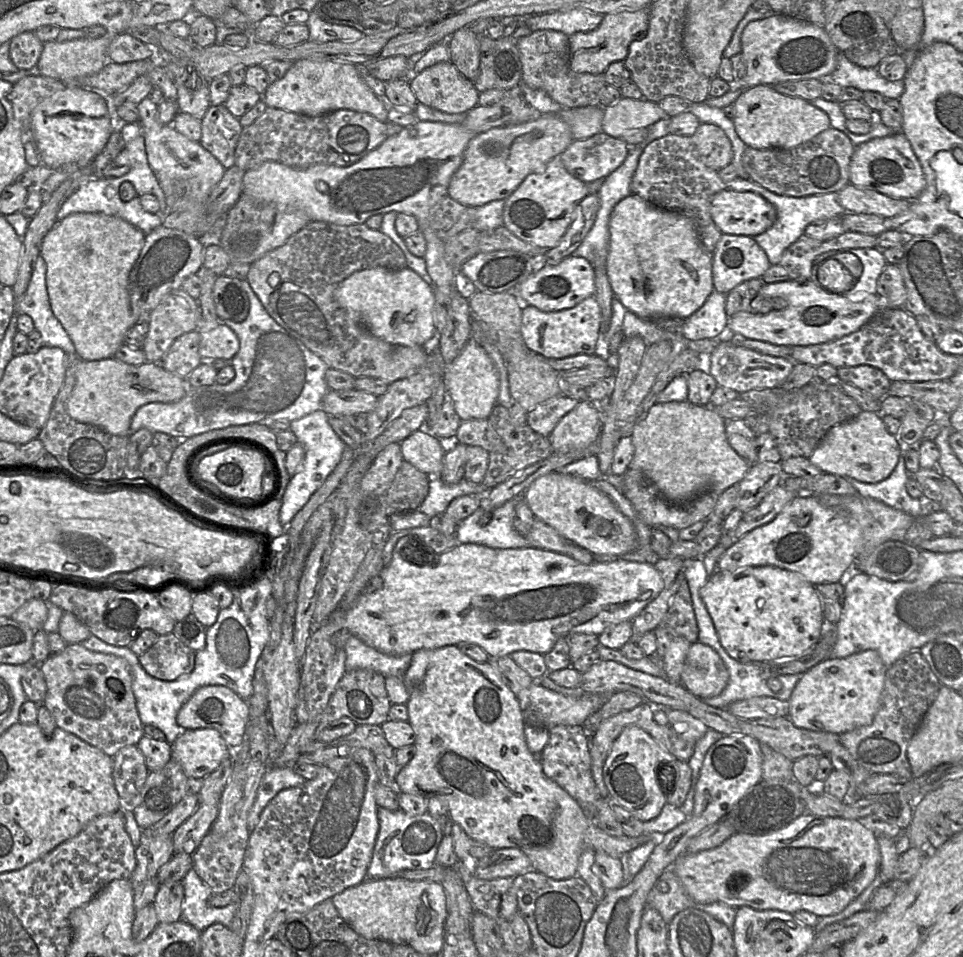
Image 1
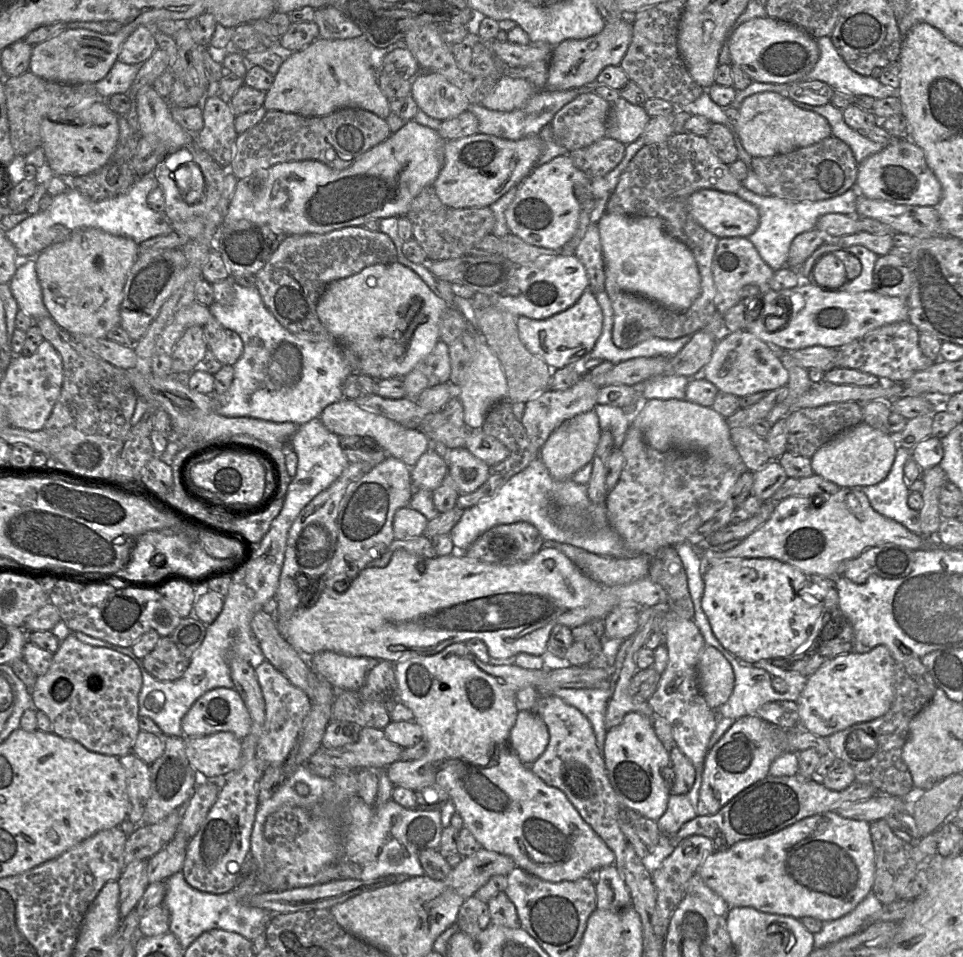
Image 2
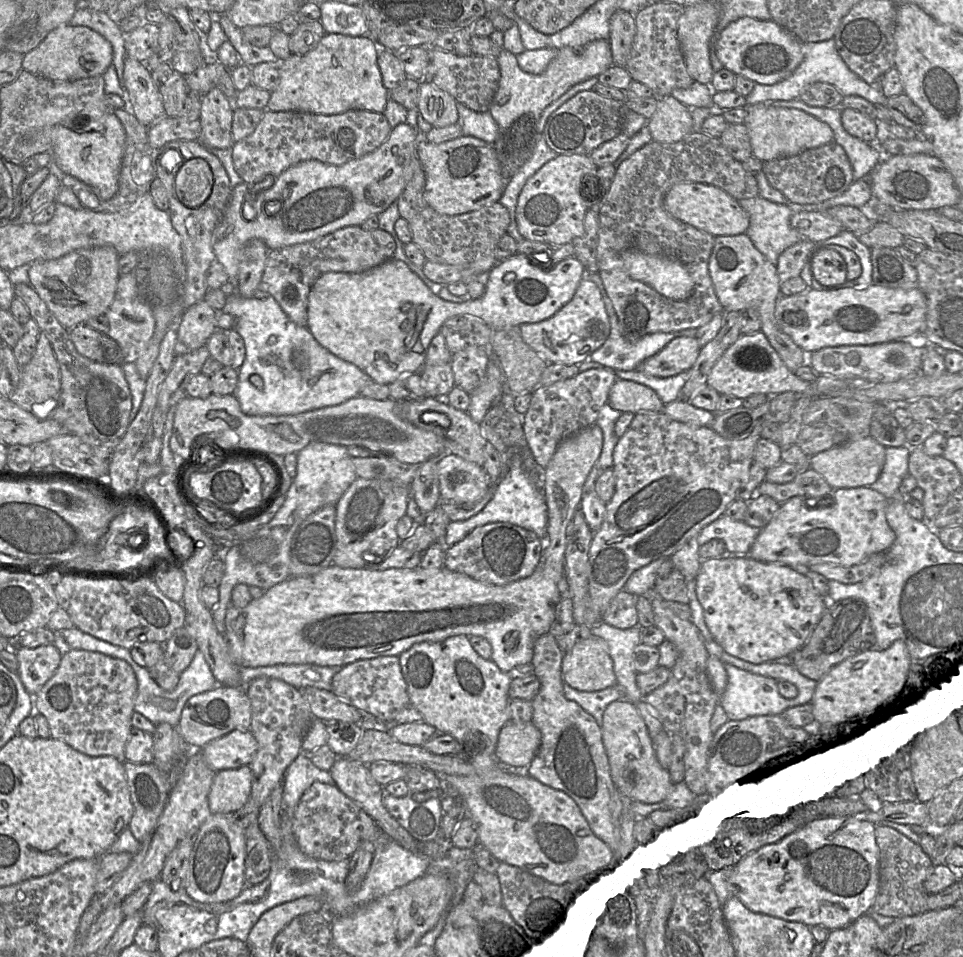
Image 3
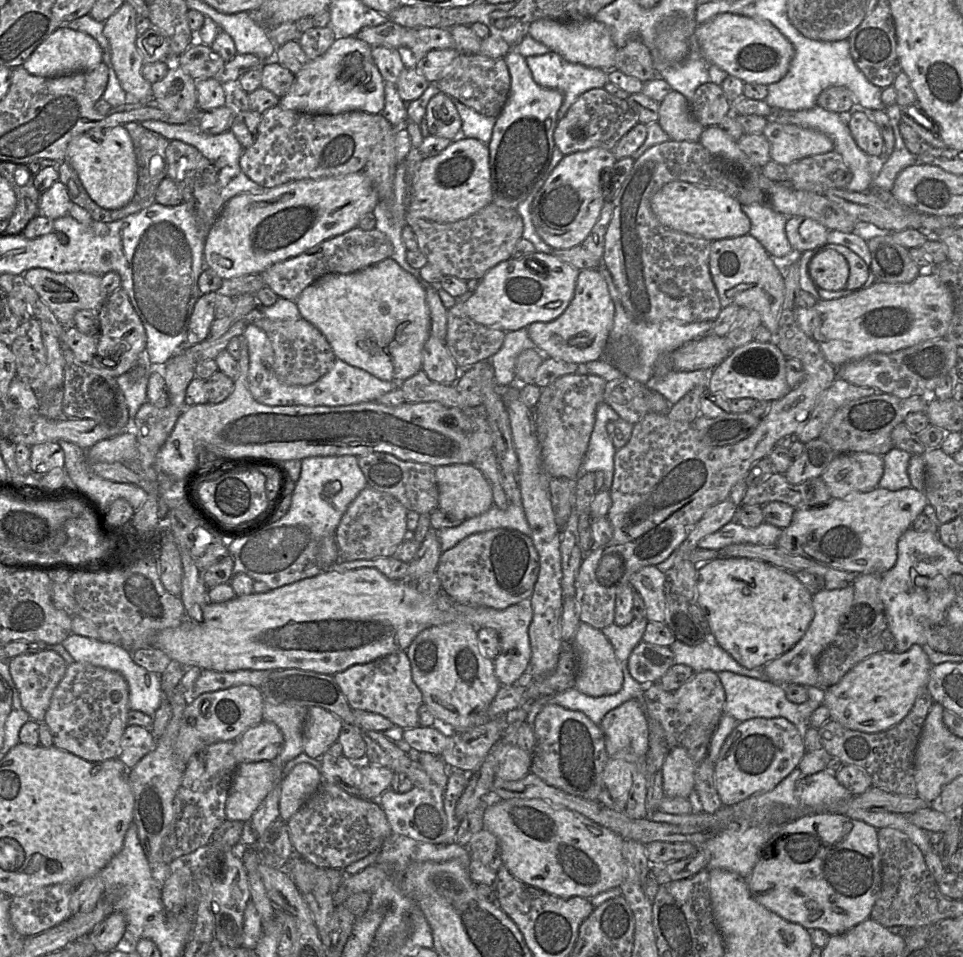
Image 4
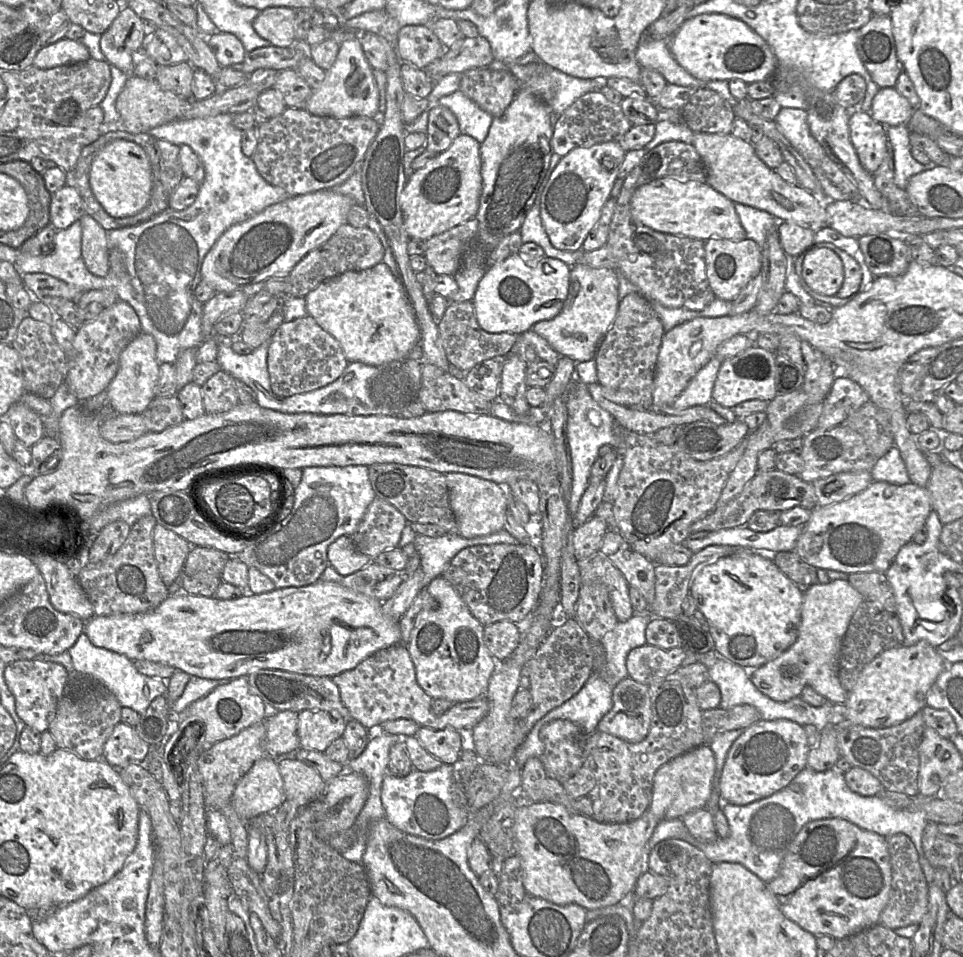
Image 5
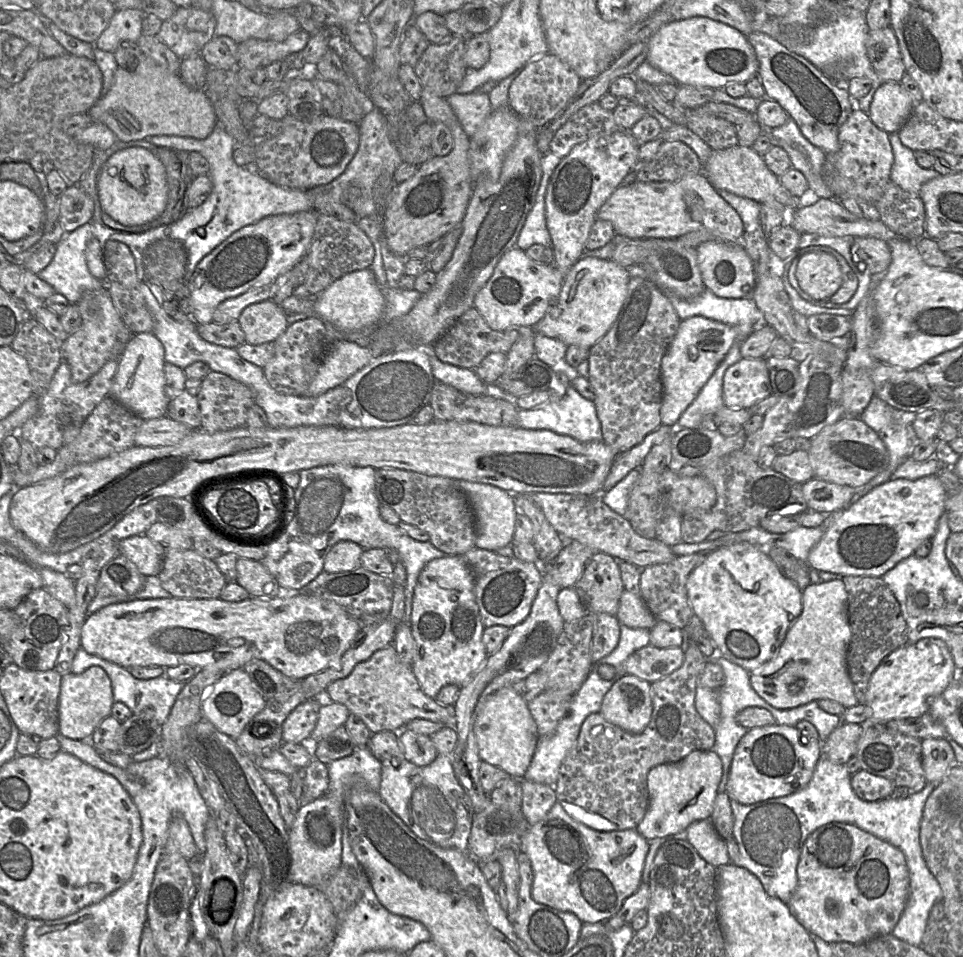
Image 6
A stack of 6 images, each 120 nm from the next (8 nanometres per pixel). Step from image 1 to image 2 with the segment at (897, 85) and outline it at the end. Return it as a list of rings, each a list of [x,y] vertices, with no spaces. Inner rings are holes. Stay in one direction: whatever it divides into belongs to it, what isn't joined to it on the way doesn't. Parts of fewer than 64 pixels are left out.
[[[830,36],[816,39],[819,59],[802,80],[825,82],[834,90],[846,91],[854,96],[868,95],[875,99],[897,95],[898,89],[881,84],[873,76],[862,76],[845,63],[835,49]]]

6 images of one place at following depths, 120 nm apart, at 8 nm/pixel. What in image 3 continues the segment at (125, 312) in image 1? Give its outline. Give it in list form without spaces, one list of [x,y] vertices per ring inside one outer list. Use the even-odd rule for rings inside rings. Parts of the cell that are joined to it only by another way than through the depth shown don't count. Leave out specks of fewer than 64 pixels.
[[[103,246],[79,249],[58,259],[36,260],[31,263],[29,270],[30,285],[36,290],[61,325],[67,330],[71,330],[77,325],[85,324],[93,317],[105,315],[110,308],[120,278],[119,258],[120,255],[113,247]]]

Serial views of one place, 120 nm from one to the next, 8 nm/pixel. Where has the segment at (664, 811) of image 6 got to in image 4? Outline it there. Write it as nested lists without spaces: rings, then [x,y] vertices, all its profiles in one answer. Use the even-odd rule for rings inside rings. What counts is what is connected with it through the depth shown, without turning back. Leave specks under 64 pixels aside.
[[[681,745],[673,747],[662,767],[664,795],[688,798],[695,788],[696,770],[697,765],[687,750]]]

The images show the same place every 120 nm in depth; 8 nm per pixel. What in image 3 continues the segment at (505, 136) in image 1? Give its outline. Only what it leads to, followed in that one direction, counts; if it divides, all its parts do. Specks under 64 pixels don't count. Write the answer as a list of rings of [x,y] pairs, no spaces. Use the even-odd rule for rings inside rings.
[[[421,136],[417,143],[417,157],[425,172],[423,198],[431,208],[440,214],[453,216],[499,201],[508,180],[502,176],[499,160],[491,144],[472,136],[433,144]]]

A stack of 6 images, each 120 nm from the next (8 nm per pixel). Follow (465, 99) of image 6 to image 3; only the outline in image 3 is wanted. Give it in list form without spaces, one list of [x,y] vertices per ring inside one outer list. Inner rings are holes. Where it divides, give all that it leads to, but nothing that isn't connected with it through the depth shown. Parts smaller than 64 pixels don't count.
[[[459,102],[456,107],[463,136],[472,136],[492,145],[498,135],[498,125],[491,113],[475,112]]]

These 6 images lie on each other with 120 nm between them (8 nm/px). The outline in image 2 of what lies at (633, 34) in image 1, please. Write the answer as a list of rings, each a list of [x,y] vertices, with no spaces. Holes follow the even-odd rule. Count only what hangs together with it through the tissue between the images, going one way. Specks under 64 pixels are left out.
[[[631,16],[605,24],[597,35],[586,39],[568,39],[554,47],[548,65],[548,76],[545,90],[566,91],[591,85],[607,66],[621,64],[633,37]]]

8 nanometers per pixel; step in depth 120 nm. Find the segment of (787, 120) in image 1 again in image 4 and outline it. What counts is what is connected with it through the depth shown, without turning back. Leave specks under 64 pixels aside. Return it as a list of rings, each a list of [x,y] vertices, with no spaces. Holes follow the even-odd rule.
[[[767,122],[763,135],[770,144],[771,160],[783,166],[834,150],[833,142],[824,133],[794,124]]]

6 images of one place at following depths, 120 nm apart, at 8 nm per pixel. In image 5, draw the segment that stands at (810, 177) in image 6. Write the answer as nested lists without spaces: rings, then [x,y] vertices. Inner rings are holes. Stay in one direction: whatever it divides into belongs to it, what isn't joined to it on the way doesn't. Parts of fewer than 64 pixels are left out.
[[[781,107],[774,122],[777,129],[812,169],[820,182],[824,198],[844,200],[844,197],[839,194],[839,189],[828,179],[822,169],[822,161],[827,155],[810,132],[806,111]]]

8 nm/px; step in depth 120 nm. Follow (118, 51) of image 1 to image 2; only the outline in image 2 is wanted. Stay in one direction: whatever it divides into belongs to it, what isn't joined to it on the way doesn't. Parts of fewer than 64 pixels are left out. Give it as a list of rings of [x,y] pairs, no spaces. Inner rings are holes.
[[[140,25],[122,44],[118,60],[126,64],[143,64],[157,49],[153,28]]]

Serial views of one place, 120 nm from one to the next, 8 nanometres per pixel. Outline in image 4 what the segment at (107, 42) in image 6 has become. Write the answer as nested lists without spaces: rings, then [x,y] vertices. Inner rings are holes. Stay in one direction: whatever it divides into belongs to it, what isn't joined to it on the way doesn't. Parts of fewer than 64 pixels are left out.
[[[124,2],[122,6],[104,22],[104,36],[110,46],[110,59],[121,87],[126,92],[126,103],[145,103],[152,98],[152,84],[142,75],[144,65],[141,54],[137,48],[138,37],[136,29],[137,13],[132,5]]]

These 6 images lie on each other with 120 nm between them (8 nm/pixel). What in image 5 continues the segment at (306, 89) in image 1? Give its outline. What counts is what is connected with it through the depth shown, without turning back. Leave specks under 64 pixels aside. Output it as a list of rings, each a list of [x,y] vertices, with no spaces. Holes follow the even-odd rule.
[[[358,38],[345,40],[340,44],[336,60],[332,67],[325,71],[325,78],[321,85],[312,89],[305,110],[317,116],[328,116],[334,118],[369,117],[375,118],[379,108],[379,91],[373,75],[373,68],[368,63],[361,43]]]

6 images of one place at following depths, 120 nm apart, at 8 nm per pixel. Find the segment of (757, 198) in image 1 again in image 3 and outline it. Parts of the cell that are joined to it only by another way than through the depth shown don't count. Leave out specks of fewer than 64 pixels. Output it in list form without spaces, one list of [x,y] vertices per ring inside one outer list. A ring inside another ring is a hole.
[[[695,182],[676,184],[666,194],[664,207],[674,218],[714,237],[743,234],[749,227],[749,215],[739,202],[714,185]]]

